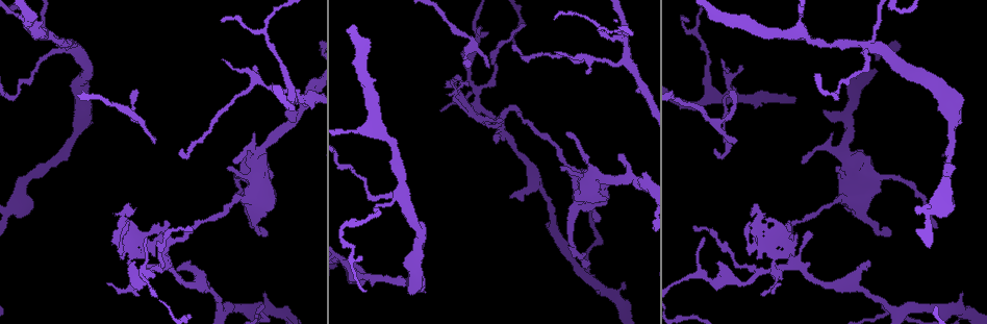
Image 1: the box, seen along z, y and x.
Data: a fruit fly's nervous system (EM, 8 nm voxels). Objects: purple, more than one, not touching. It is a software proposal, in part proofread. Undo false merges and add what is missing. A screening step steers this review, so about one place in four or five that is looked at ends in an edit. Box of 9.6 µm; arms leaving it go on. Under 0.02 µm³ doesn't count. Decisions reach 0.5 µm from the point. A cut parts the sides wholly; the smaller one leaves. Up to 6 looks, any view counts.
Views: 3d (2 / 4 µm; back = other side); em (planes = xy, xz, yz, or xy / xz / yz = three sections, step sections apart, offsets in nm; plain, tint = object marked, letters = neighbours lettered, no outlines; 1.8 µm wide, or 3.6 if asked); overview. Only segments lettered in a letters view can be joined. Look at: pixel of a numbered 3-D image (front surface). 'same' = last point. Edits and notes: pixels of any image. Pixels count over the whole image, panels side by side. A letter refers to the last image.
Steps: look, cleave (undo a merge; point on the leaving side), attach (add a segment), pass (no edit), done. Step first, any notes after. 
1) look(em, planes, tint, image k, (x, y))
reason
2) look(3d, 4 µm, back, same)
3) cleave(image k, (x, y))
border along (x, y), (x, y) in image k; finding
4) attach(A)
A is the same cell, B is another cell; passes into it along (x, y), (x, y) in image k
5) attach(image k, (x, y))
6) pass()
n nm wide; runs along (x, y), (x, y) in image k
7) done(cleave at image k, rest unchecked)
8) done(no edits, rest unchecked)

look(3d, 4 µm, image 1, (760, 232))
touches itself

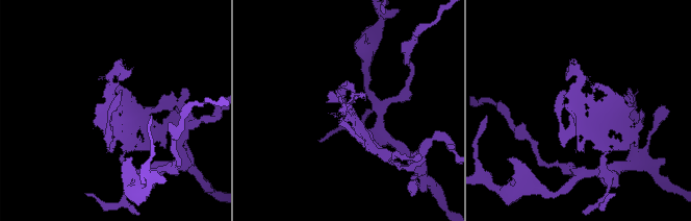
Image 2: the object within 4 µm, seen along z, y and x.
look(em, xy, step 4, letters, image 2, (119, 109))

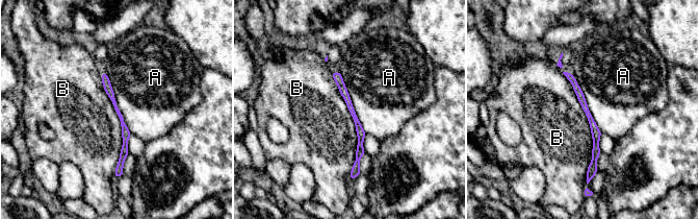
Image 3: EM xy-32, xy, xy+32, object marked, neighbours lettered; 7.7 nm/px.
pass()
A and B are other cells; border along (555, 64), (590, 127), (587, 180) in image 3; continuous, no second neuron

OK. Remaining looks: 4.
look(3d, 4 µm, image 1, (593, 178))
arms part here

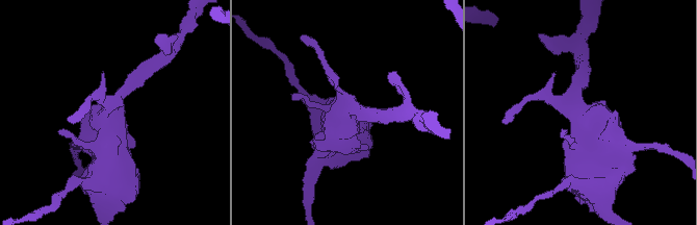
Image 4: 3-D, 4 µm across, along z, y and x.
look(em, yz, step 8, tint, image 4, (343, 115))

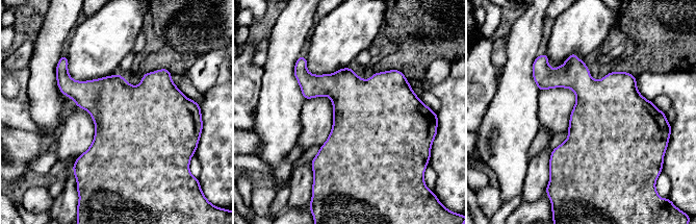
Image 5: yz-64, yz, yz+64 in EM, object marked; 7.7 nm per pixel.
look(em, planes, letters, same)

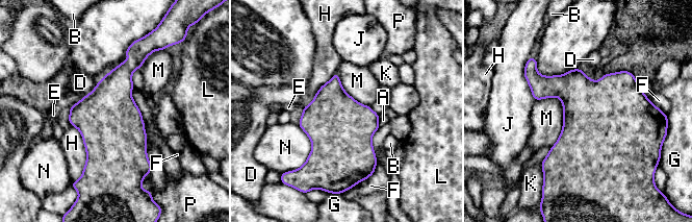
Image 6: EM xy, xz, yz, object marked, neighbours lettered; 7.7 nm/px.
pass()
A, B, D, E, F, G, H, J, K, L, M, N and P are other cells; border along (557, 96), (562, 130), (550, 148) in image 6; continuous, no second neuron

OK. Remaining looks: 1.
done(no edits, rest unchecked)

